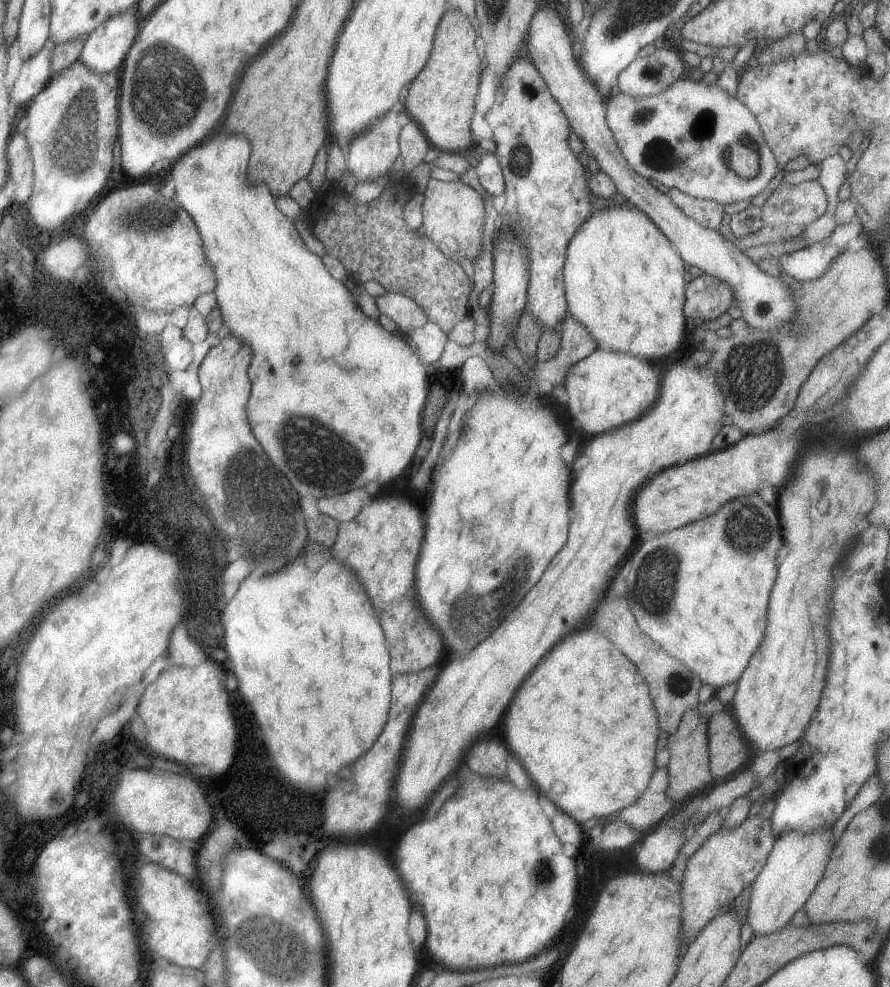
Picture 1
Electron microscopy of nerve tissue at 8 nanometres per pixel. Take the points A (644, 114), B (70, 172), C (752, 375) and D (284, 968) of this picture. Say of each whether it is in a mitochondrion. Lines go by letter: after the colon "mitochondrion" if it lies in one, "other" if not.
A: mitochondrion
B: mitochondrion
C: mitochondrion
D: mitochondrion

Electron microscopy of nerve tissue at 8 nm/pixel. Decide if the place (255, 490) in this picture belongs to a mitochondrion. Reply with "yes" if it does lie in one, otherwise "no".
yes

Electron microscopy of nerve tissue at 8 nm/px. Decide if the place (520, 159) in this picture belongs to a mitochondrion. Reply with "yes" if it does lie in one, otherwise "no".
yes

